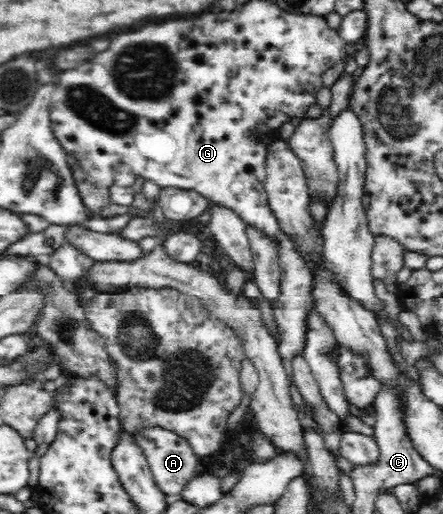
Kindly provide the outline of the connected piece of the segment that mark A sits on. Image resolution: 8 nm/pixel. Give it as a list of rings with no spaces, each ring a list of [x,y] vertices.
[[[142,428],[133,434],[138,446],[144,450],[156,486],[167,496],[178,495],[190,479],[200,473],[201,463],[198,456],[184,437],[164,428]]]

